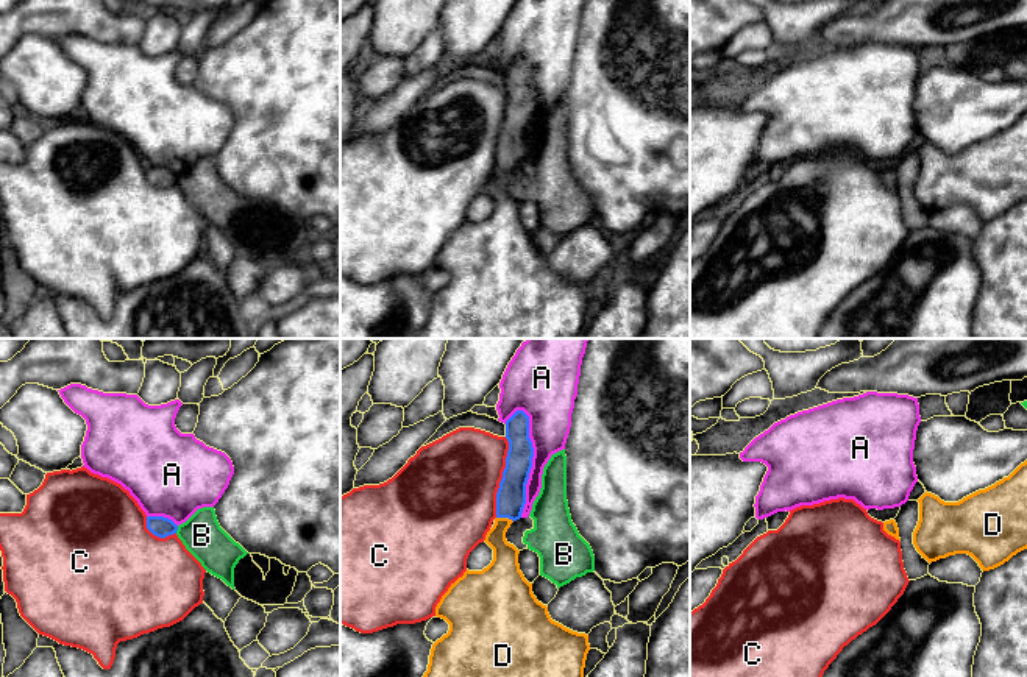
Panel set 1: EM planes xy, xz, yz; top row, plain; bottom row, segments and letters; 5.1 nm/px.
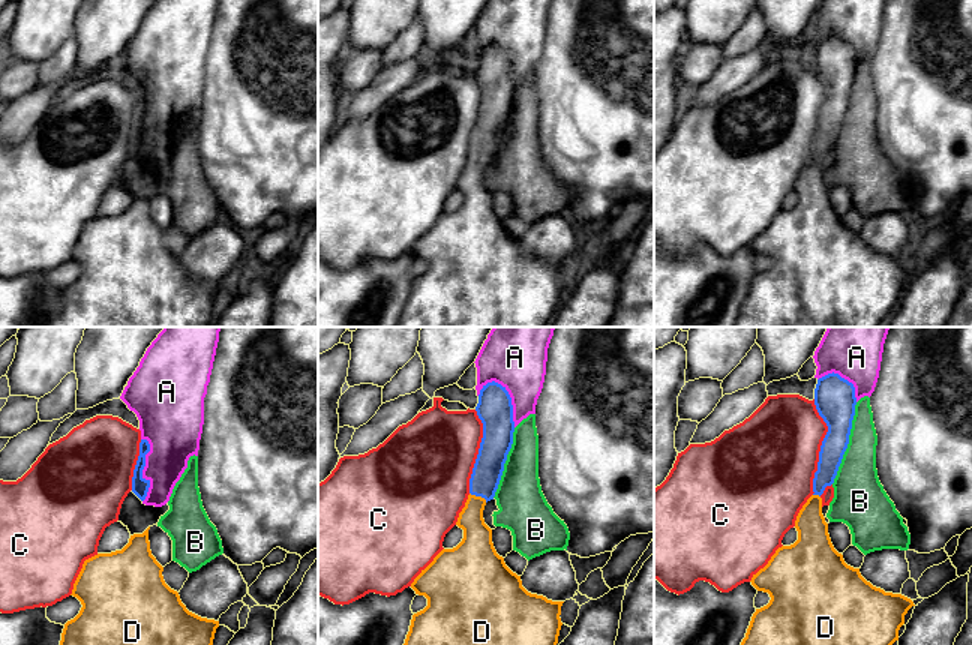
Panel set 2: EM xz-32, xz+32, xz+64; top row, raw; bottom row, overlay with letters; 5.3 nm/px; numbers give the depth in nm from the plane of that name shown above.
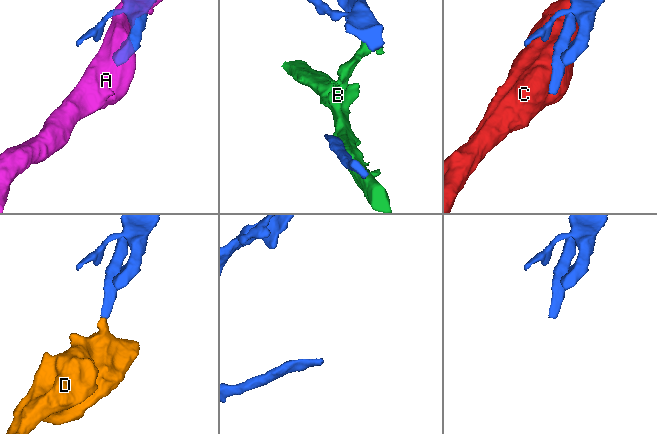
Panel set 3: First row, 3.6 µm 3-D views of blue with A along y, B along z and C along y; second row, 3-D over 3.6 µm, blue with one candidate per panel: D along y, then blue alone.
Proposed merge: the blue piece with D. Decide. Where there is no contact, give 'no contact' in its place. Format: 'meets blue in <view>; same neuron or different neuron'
meets blue in xz; same neuron

